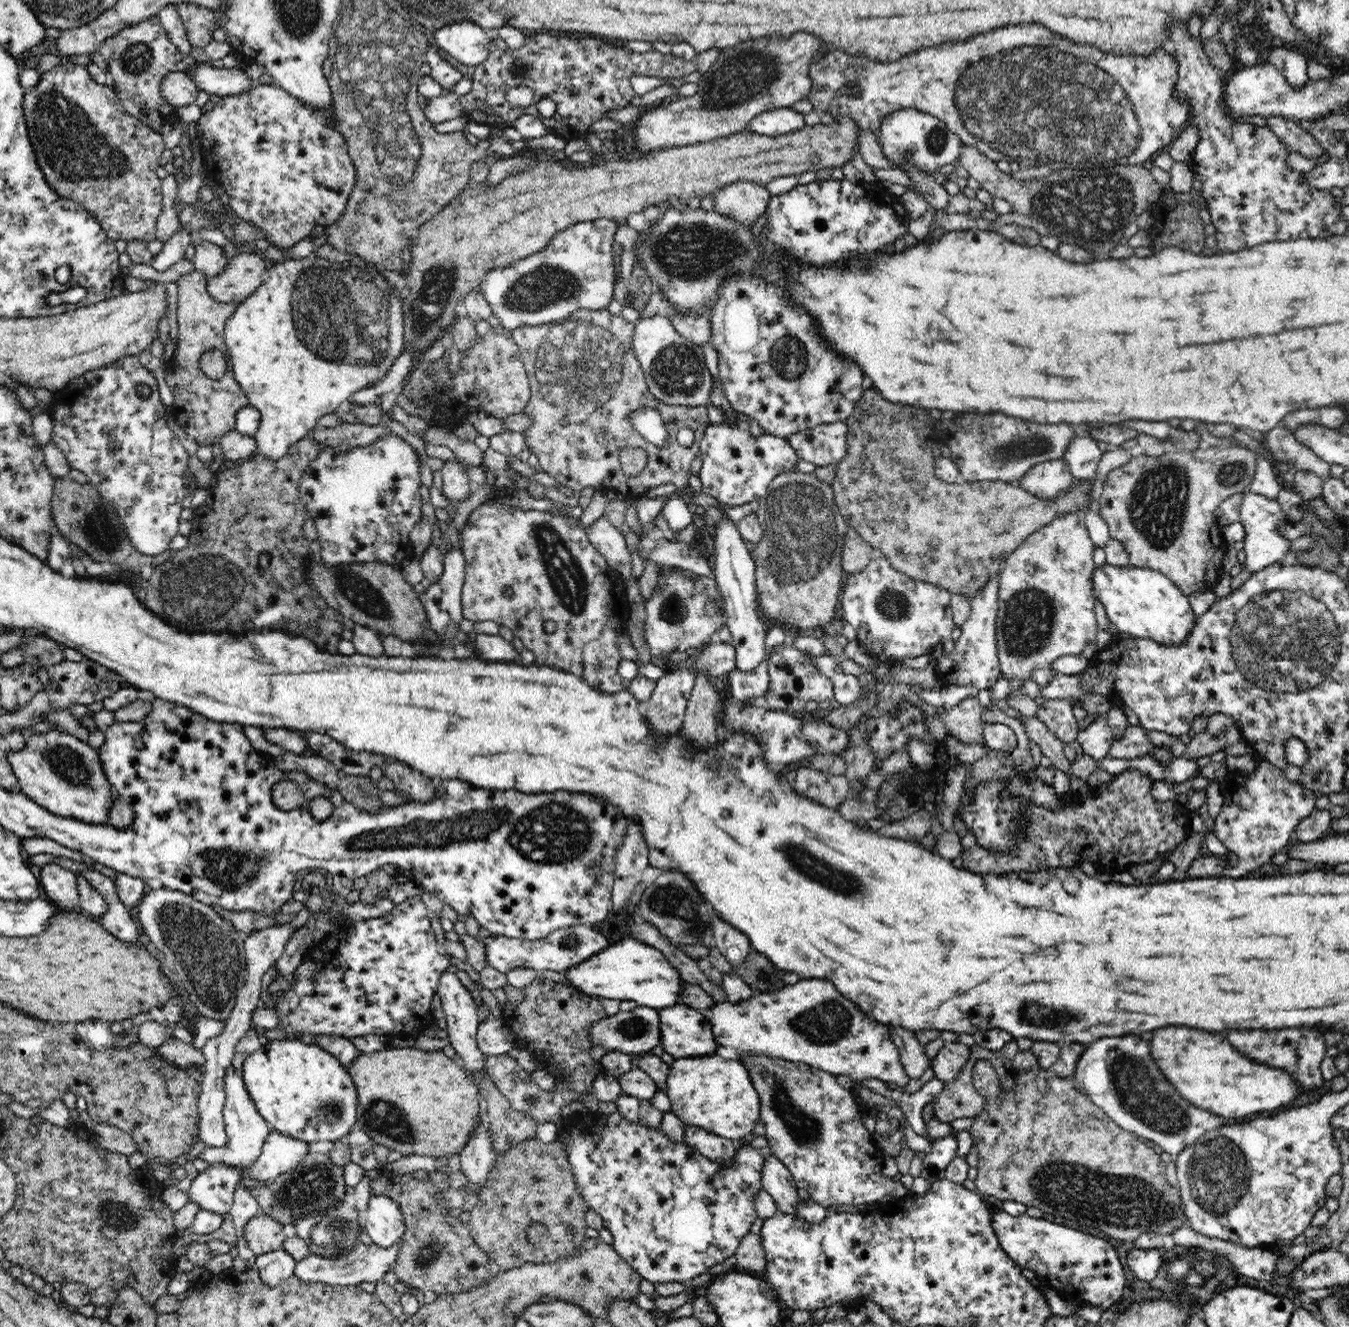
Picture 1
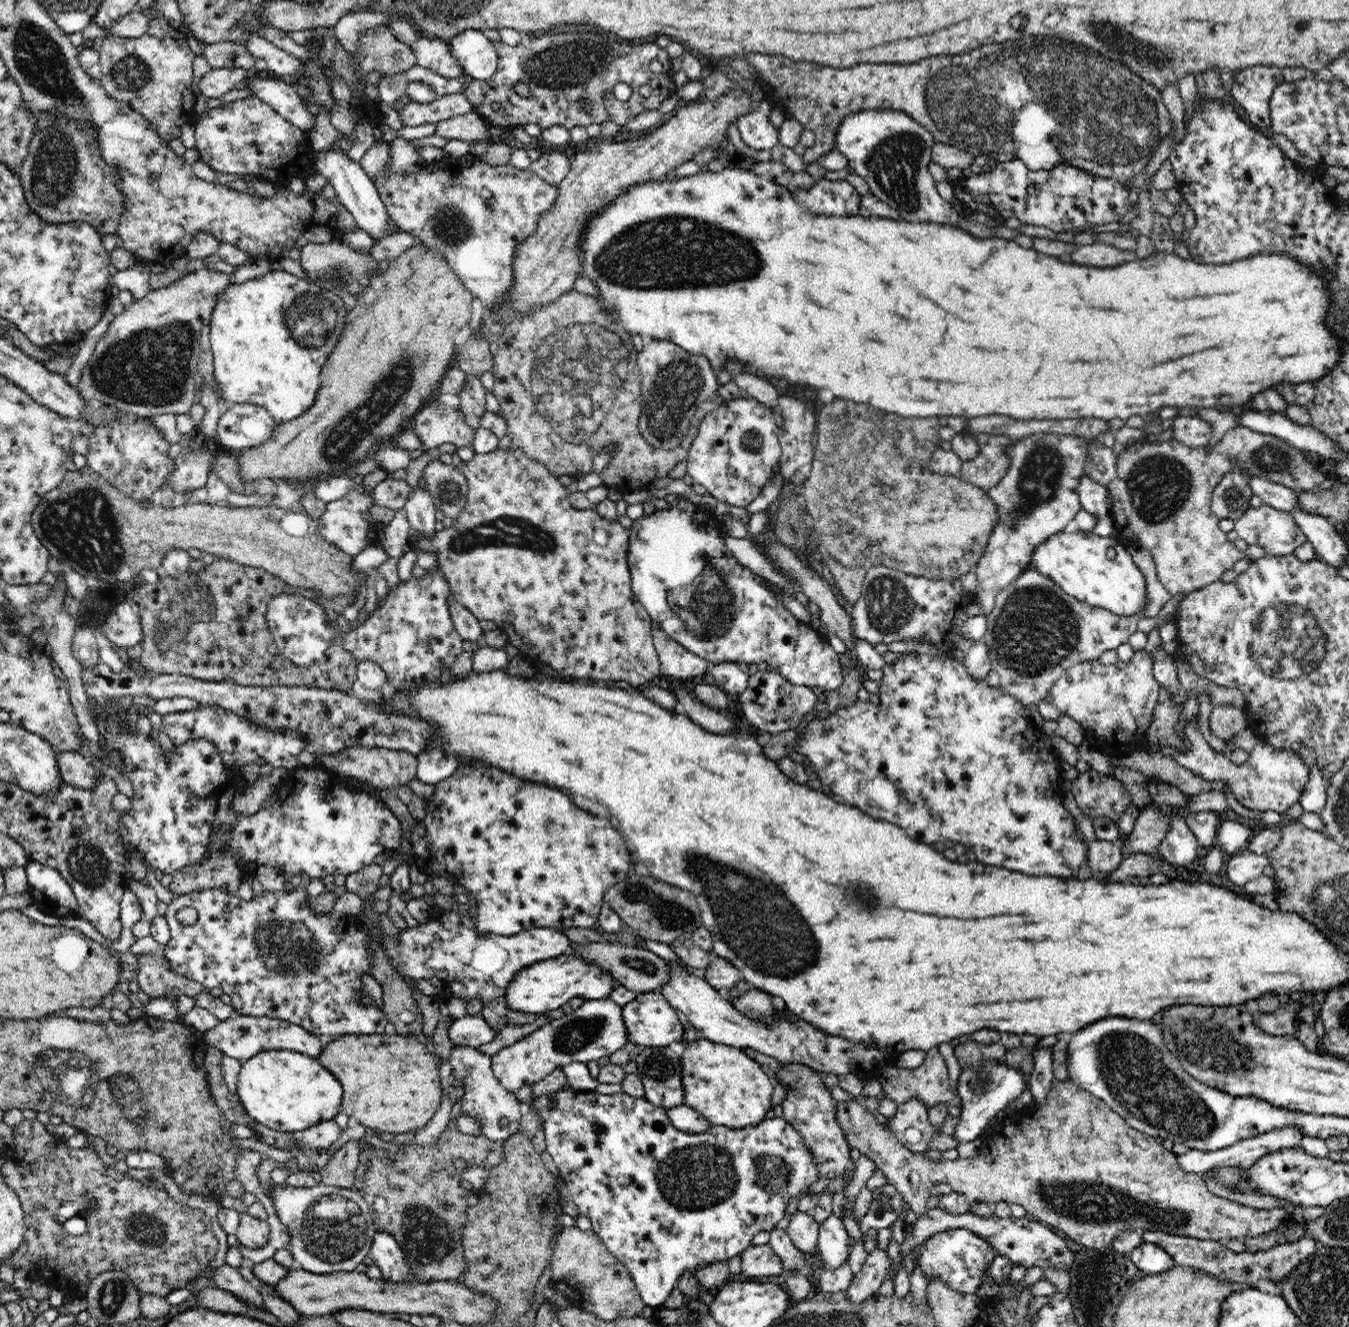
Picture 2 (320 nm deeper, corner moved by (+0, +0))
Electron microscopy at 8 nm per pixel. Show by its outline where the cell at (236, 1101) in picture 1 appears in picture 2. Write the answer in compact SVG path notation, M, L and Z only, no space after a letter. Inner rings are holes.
M326 1184L313 1187L276 1187L272 1202L290 1235L290 1251L302 1269L314 1274L352 1272L371 1249L376 1232L364 1198L353 1189Z

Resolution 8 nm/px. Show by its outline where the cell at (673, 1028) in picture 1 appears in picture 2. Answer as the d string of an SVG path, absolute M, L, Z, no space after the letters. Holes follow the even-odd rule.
M648 991L637 993L637 997L622 1007L624 1026L629 1042L645 1047L665 1047L673 1042L683 1042L684 1027L680 1014L660 992Z

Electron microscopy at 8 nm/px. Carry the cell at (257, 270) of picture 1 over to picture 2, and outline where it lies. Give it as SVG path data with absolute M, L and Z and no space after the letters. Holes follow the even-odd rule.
M206 268L196 270L166 287L151 290L144 298L117 313L97 342L87 365L81 370L77 386L79 394L87 401L96 398L100 403L114 405L120 411L138 417L189 413L197 395L196 368L201 353L197 339L206 322L211 319L218 295L230 284L230 273Z

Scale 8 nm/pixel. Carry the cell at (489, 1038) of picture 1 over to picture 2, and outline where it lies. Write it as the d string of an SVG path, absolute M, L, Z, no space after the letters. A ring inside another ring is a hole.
M465 1015L459 1019L452 1019L448 1027L448 1036L452 1044L478 1048L496 1037L496 1031L485 1022L481 1015Z

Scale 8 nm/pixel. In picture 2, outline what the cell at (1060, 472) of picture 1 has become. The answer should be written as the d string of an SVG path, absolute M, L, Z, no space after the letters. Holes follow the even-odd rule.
M1039 432L1013 441L1005 448L1005 453L1010 459L1009 469L996 486L987 490L989 497L996 503L998 522L987 540L981 557L974 566L978 582L975 596L982 606L980 615L987 617L994 610L996 595L1029 568L1032 553L1041 542L1073 526L1074 518L1081 509L1078 484L1085 475L1084 462L1088 455L1087 444L1088 440L1082 437Z

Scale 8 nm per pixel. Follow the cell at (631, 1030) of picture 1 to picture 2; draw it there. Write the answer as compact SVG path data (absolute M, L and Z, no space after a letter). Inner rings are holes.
M585 999L582 1006L558 1019L552 1019L542 1025L537 1031L521 1038L510 1046L506 1046L491 1056L492 1071L500 1085L510 1093L518 1093L526 1086L539 1084L545 1076L550 1075L558 1067L566 1066L572 1062L590 1062L602 1056L610 1056L615 1050L621 1049L629 1043L627 1030L624 1026L622 1007L612 999Z

